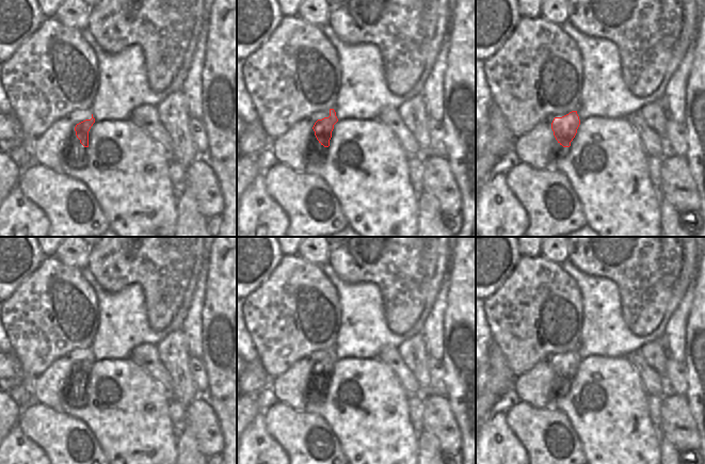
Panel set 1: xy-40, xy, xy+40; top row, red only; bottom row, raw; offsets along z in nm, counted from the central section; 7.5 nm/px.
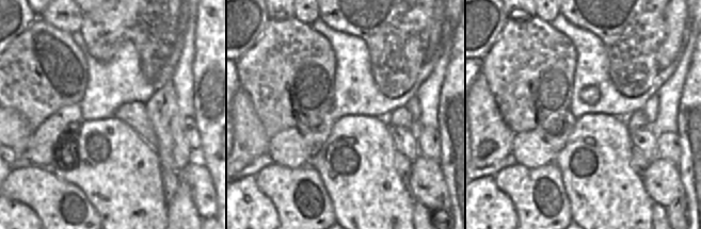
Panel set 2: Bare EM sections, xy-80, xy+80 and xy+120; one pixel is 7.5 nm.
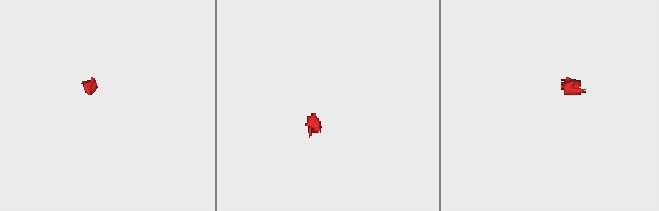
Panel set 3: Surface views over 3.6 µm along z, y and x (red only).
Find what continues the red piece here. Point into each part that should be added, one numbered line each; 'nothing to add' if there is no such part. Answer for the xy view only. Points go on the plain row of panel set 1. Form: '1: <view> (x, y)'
1: xy (299, 384)

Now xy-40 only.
1: xy-40 (58, 382)

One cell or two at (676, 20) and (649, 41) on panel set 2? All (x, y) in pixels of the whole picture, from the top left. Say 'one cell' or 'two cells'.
two cells

